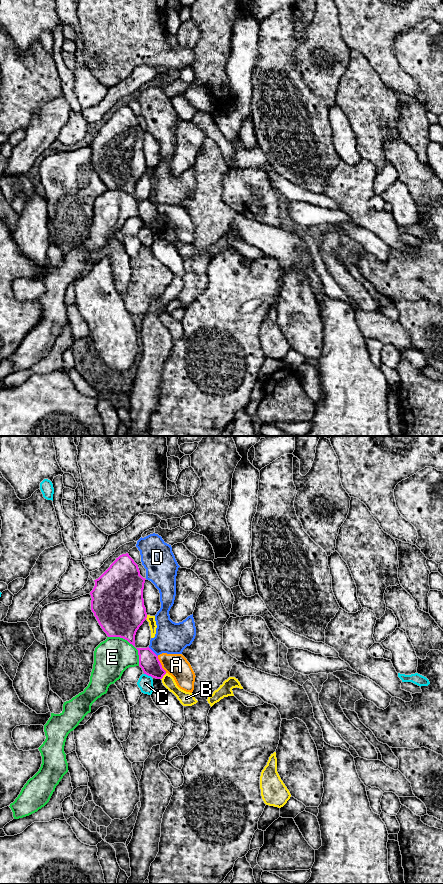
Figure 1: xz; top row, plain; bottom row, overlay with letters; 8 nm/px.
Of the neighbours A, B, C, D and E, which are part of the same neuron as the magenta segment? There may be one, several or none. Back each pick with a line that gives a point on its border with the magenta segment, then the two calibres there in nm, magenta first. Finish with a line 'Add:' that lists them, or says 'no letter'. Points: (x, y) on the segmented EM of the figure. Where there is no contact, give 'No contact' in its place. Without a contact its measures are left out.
Add: no letter

